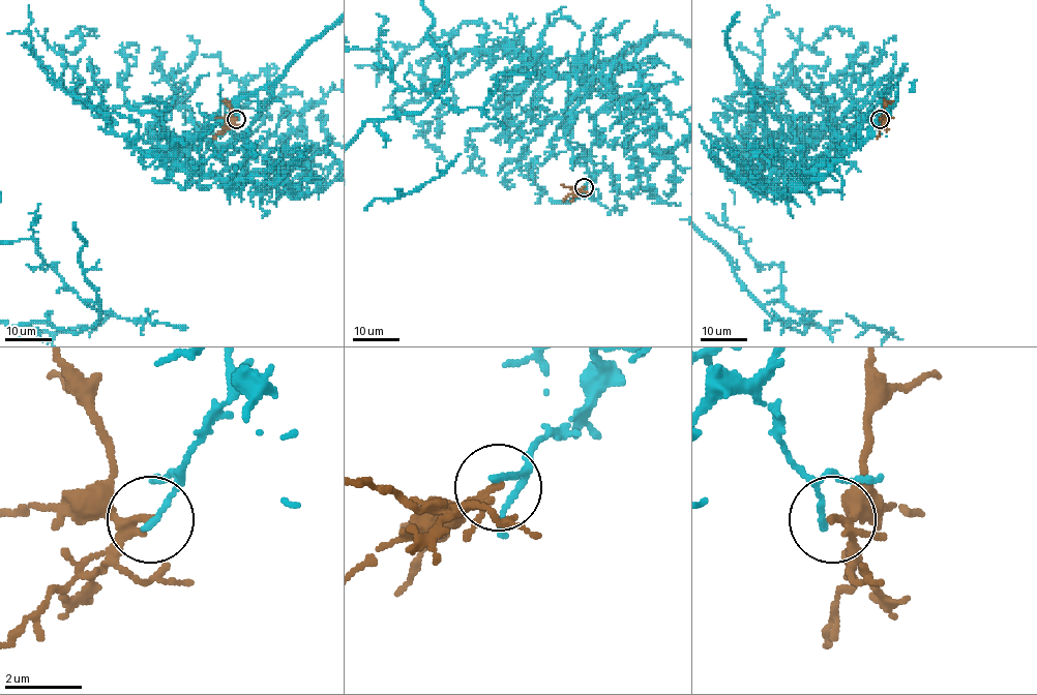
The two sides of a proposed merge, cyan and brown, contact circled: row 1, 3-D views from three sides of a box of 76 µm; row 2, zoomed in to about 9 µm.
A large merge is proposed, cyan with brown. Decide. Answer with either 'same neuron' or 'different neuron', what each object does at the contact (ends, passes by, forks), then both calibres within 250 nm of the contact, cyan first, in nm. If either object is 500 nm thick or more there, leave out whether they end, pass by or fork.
different neuron | cyan ends | brown forks | 140/150 nm

